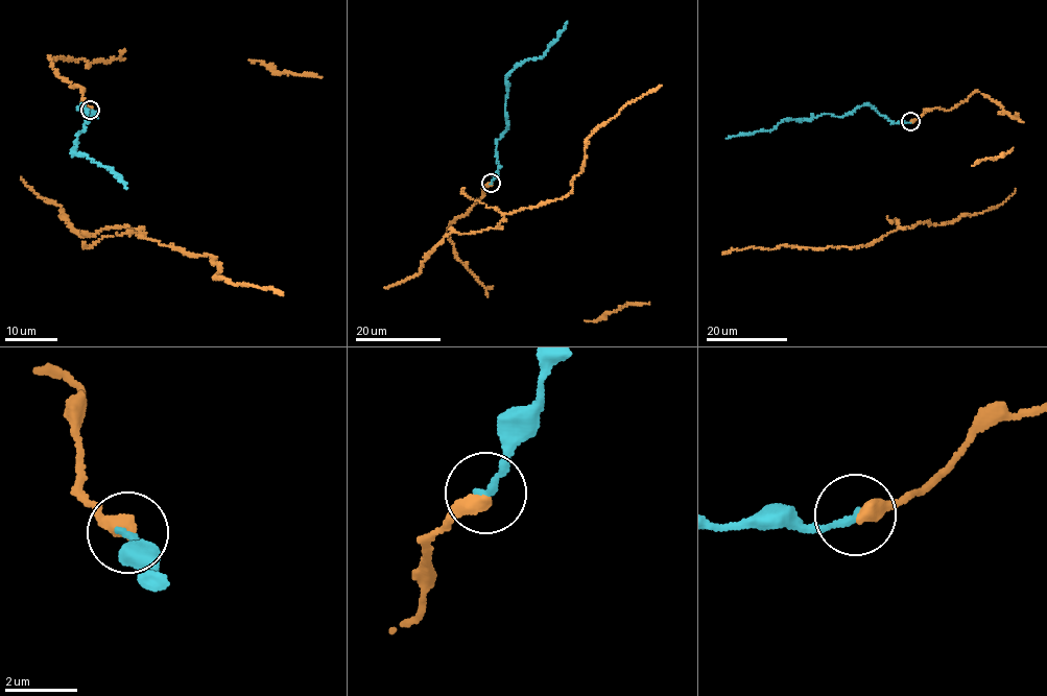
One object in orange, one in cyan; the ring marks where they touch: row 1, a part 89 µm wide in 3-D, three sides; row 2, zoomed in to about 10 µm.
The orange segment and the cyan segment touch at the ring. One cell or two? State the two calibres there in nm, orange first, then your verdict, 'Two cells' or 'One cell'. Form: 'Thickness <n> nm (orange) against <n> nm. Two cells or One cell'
Thickness 460 nm (orange) against 180 nm. One cell

